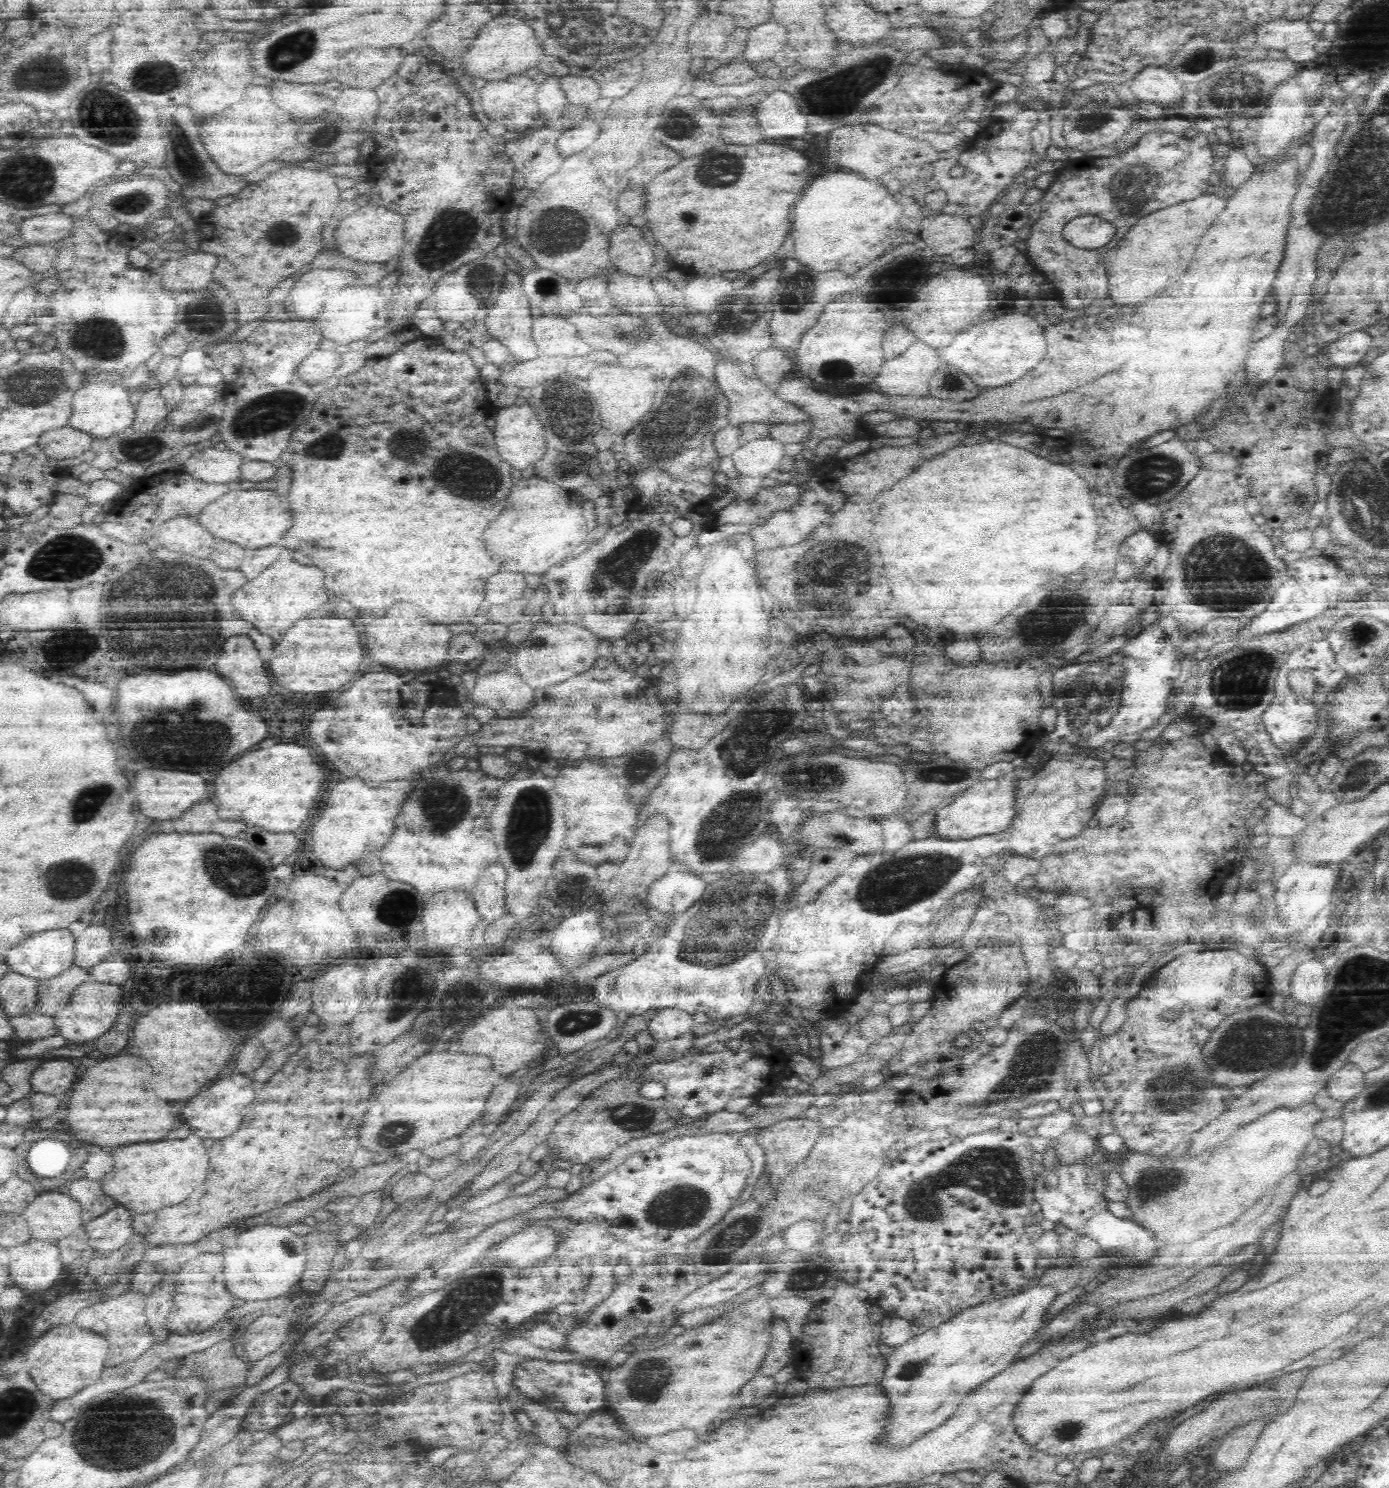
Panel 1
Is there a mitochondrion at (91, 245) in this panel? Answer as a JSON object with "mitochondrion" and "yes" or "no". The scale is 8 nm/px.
{"mitochondrion":"no"}

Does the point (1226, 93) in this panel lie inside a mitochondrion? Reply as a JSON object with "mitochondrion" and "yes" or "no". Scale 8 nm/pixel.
{"mitochondrion":"yes"}

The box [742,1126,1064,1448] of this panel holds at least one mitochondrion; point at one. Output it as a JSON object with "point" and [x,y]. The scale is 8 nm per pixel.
{"point":[996,1173]}

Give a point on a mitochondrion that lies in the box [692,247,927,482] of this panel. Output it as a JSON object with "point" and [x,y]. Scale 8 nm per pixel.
{"point":[839,376]}

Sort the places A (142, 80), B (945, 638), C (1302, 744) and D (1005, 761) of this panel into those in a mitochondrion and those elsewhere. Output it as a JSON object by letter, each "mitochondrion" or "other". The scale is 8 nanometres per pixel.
{"A":"mitochondrion","B":"other","C":"other","D":"other"}

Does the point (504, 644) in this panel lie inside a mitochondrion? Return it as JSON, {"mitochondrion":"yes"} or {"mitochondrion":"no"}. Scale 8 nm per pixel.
{"mitochondrion":"no"}

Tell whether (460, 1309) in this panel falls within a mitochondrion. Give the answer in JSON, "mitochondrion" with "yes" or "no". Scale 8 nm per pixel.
{"mitochondrion":"yes"}

